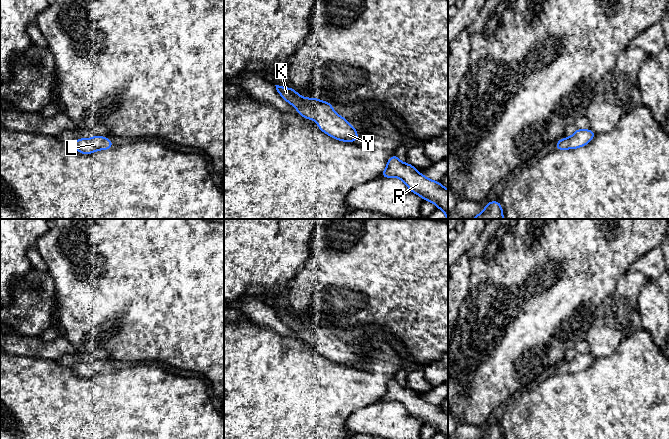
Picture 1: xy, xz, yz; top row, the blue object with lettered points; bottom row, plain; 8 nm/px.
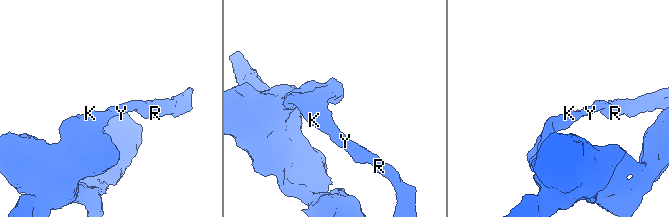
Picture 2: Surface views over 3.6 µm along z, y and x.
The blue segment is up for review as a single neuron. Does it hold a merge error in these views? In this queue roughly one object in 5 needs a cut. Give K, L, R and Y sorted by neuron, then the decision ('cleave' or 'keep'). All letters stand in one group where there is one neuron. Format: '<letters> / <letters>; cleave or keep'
K L R Y; keep

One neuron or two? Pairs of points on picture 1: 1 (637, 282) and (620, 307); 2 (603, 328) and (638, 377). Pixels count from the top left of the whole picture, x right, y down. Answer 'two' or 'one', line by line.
1: one
2: two

